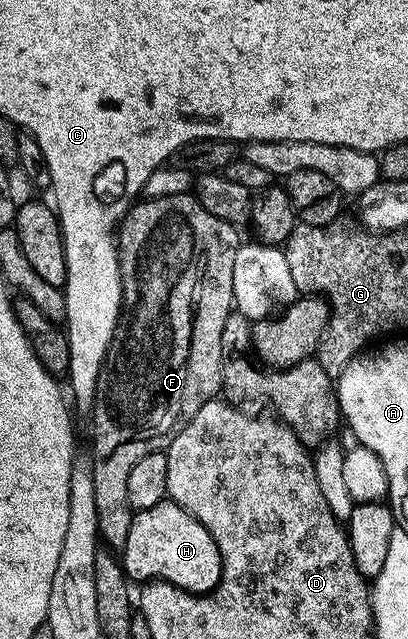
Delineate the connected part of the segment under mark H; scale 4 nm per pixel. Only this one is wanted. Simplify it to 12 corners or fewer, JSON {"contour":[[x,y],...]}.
{"contour":[[169,500],[135,513],[127,579],[195,596],[222,583],[212,532]]}

